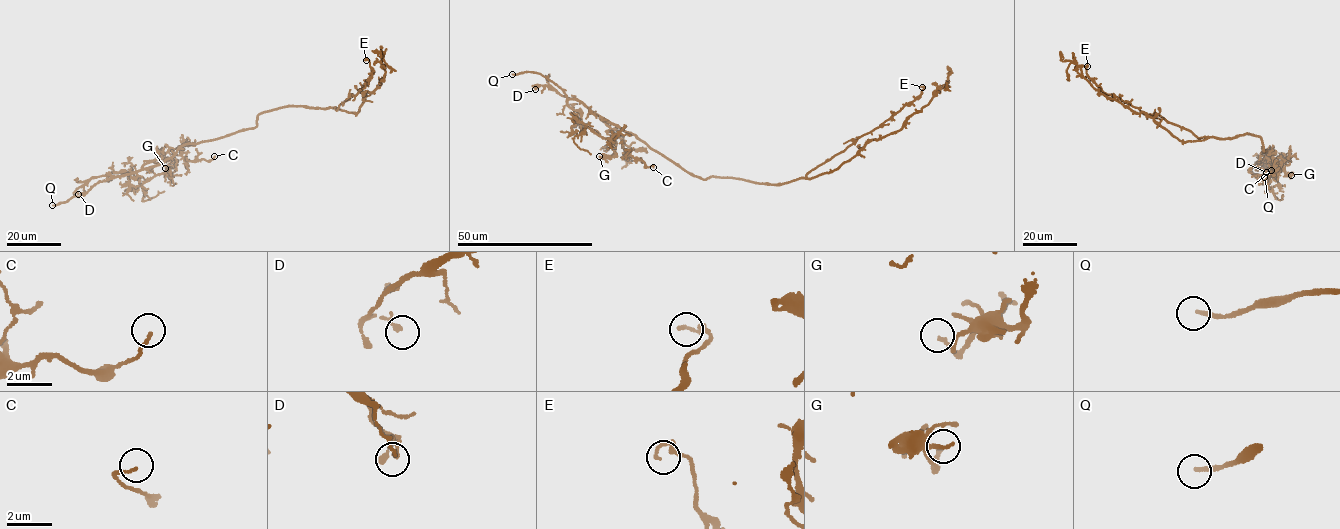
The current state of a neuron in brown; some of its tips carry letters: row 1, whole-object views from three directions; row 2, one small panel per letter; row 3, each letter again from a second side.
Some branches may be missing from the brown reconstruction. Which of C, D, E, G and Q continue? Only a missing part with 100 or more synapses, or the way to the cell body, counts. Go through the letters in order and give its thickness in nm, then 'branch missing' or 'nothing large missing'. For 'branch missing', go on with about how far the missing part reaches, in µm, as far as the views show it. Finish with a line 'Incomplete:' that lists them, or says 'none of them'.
C: 110 nm | nothing large missing
D: 180 nm | nothing large missing
E: 110 nm | nothing large missing
G: 140 nm | nothing large missing
Q: 180 nm | branch missing | 50 µm
Incomplete: Q

